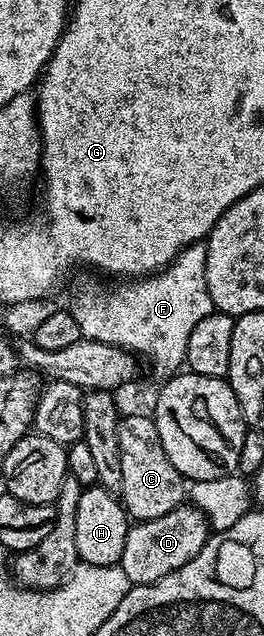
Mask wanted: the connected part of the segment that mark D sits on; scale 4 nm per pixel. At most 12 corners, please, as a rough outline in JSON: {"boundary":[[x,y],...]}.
{"boundary":[[200,509],[128,530],[120,566],[154,584],[196,558],[211,535]]}

